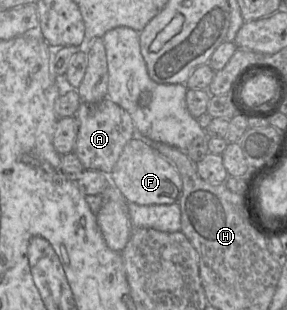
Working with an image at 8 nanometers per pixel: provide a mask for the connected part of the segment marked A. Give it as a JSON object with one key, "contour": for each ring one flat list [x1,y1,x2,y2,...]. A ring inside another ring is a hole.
{"contour":[[105,97,95,104,81,102,75,117,79,121,79,131,73,152,84,169,97,170,108,176,125,145,137,135,131,116,118,104]]}

